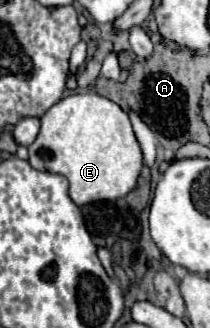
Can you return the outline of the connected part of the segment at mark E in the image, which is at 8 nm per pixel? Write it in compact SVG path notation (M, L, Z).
M71 93L69 97L55 103L45 117L41 117L41 131L37 139L29 145L29 163L39 171L59 173L69 179L69 197L75 205L87 205L93 201L115 201L125 197L137 183L139 171L143 167L141 147L135 139L129 115L111 99L95 93Z

